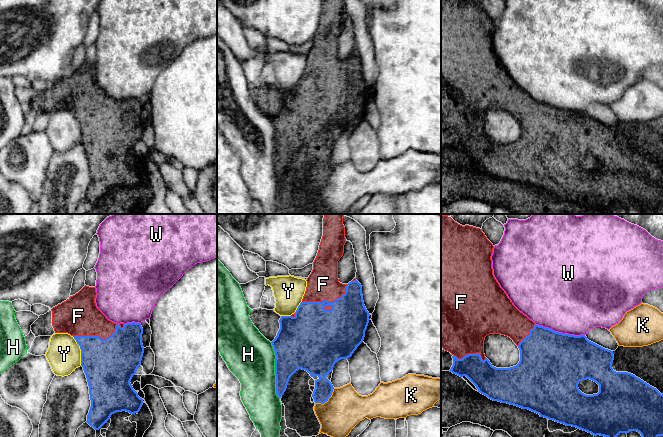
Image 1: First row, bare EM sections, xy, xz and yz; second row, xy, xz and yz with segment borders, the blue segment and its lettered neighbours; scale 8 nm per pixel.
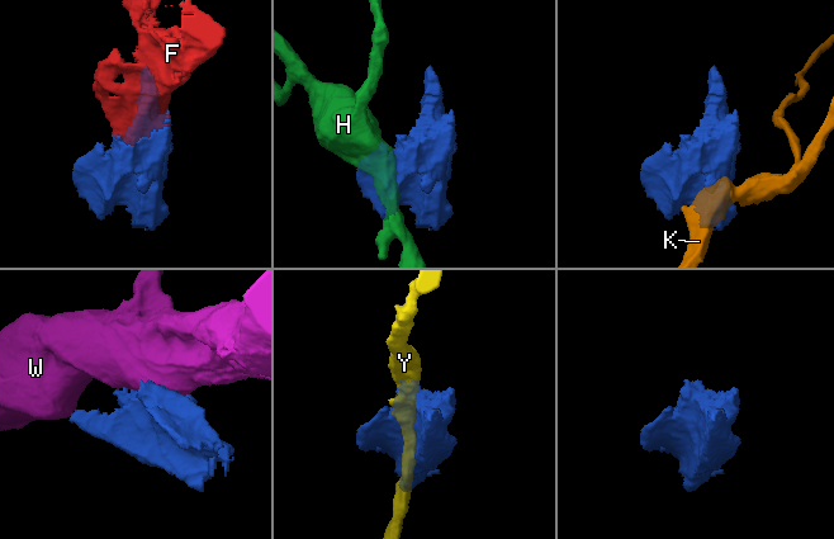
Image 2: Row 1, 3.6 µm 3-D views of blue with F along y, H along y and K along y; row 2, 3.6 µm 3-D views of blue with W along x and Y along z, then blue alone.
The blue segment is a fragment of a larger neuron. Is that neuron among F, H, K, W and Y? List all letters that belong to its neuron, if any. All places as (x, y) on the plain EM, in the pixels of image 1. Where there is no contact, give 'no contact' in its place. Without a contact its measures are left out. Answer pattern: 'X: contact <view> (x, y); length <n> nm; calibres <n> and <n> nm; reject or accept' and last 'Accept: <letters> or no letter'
F: contact xy (100, 114); length 420 nm; calibres 420 and 320 nm; accept
H: contact xz (275, 146); length 460 nm; calibres 360 and 380 nm; reject
K: contact xz (327, 176); length 200 nm; calibres 150 and 300 nm; reject
W: contact yz (560, 109); length 420 nm; calibres 500 and 480 nm; reject
Y: contact xy (81, 127); length 240 nm; calibres 420 and 280 nm; reject
Accept: F

